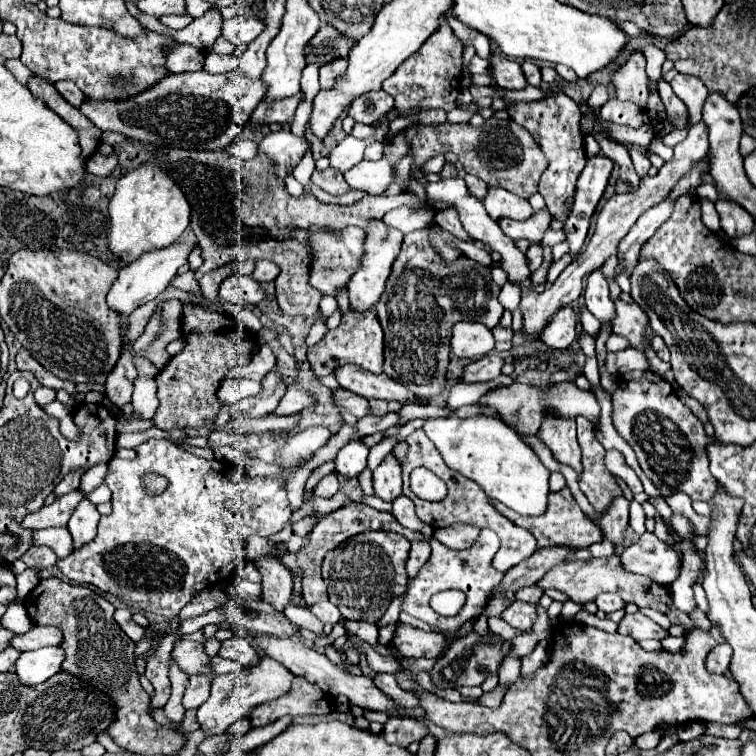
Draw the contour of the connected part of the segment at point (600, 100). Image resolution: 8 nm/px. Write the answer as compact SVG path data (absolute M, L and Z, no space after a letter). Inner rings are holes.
M596 87L594 91L592 91L592 95L590 95L590 99L588 99L588 107L590 109L596 109L596 107L600 107L600 105L604 105L608 101L608 91L606 91L606 87Z

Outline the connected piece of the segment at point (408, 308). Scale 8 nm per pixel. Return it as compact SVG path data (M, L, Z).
M424 227L420 231L408 233L402 243L402 251L392 265L392 275L382 295L380 303L376 305L376 315L384 329L384 373L412 387L420 399L434 399L446 387L446 369L448 369L448 355L450 355L450 335L452 327L458 321L476 321L484 323L486 327L494 329L500 323L504 307L498 303L498 285L490 277L490 269L478 265L470 257L462 255L460 259L448 263L444 261L434 247L430 247L430 229Z

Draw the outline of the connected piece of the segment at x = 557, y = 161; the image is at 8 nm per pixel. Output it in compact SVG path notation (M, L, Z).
M562 91L548 95L540 101L506 101L506 111L510 115L510 119L514 123L518 123L520 127L524 127L540 145L540 149L544 151L544 157L548 159L548 169L544 171L544 175L540 177L540 185L538 185L538 193L546 199L546 206L551 215L556 220L568 219L570 210L566 208L566 197L574 195L576 189L576 179L580 175L580 171L584 169L586 163L586 153L582 149L582 135L578 129L580 123L580 107Z

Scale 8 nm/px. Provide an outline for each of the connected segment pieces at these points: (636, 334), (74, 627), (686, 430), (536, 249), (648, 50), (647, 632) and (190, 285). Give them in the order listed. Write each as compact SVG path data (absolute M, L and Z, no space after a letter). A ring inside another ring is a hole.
M620 299L616 301L616 319L612 321L612 329L616 335L628 339L632 349L646 353L648 341L644 333L648 325L650 325L648 315L636 303L624 303Z
M48 577L32 589L32 593L24 599L24 605L34 625L54 625L62 631L64 639L60 647L66 653L62 671L70 671L78 679L92 683L92 687L104 691L112 699L116 707L116 719L108 733L118 746L145 755L176 755L180 751L184 737L176 731L162 729L150 715L152 697L142 689L134 665L136 645L128 643L128 635L124 635L120 625L114 621L112 603L108 603L90 587L64 583L58 577Z
M630 371L626 379L618 381L618 389L612 395L612 421L620 437L636 451L638 463L646 477L656 485L662 497L674 493L686 493L692 501L710 501L718 491L718 481L708 469L706 445L712 441L702 421L678 399L674 387L650 373L650 379L642 371Z
M530 245L528 251L526 251L526 257L528 257L528 261L530 261L530 265L528 265L530 271L538 269L540 263L542 263L542 247L540 247L540 245Z
M648 41L646 47L642 47L642 53L644 53L646 61L648 61L646 73L648 73L648 77L652 79L652 91L654 91L654 89L656 89L656 83L658 83L658 79L660 79L660 71L662 71L662 63L666 61L666 55L664 55L664 51L662 51L656 43L652 43L652 41Z
M642 613L624 615L624 619L618 623L618 633L620 635L630 635L634 641L664 639L664 637L668 637L666 629L662 629L658 623L654 623L652 619L648 619Z
M186 271L186 273L178 275L178 277L174 277L170 285L176 287L176 289L182 289L182 291L188 291L188 293L196 293L196 295L200 295L200 287L198 287L198 281L194 279L194 271Z

